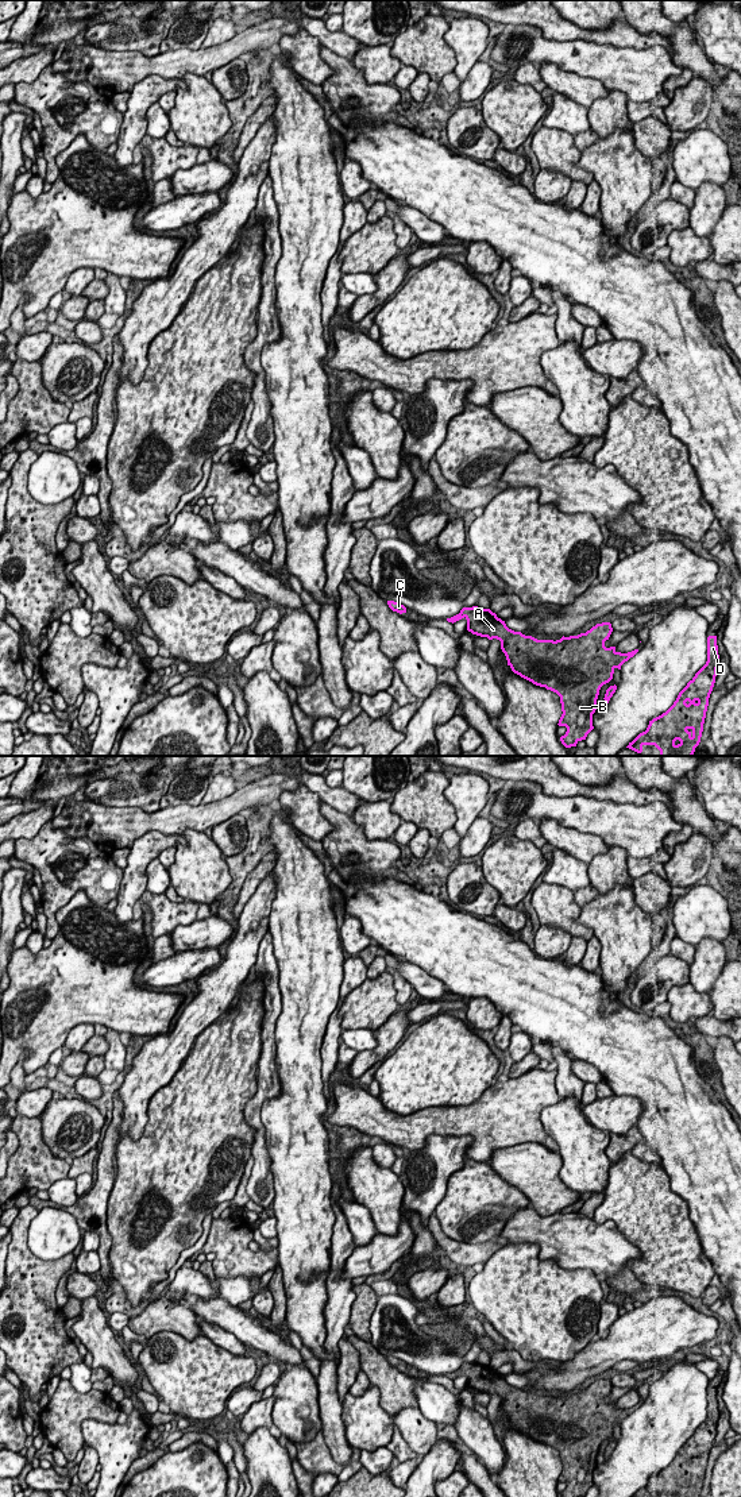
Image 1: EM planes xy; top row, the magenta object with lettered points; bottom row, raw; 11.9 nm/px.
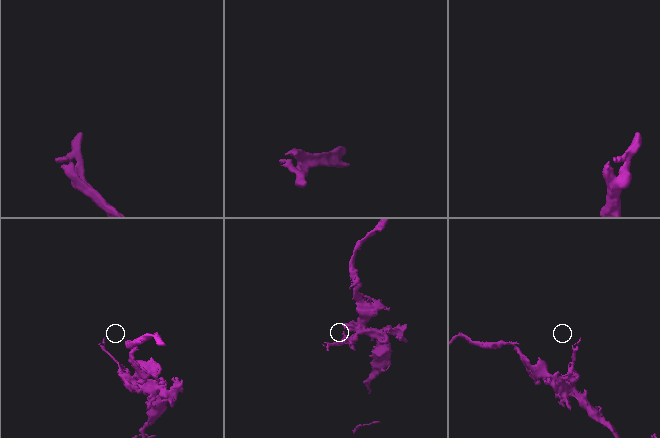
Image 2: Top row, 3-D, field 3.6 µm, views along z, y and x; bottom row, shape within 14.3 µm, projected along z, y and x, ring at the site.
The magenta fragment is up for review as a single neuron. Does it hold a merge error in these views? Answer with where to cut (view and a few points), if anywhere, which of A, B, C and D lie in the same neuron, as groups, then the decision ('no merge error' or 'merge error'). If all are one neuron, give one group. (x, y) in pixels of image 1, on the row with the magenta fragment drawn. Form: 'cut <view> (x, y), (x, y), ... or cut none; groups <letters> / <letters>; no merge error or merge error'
cut none; groups A B C D; no merge error

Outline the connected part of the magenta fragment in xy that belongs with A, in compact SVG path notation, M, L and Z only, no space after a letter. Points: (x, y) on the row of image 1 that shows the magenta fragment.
M463 607L447 621L454 624L462 618L467 620L467 630L472 634L501 641L501 649L514 674L560 697L563 714L557 725L567 728L560 737L566 748L586 740L594 729L593 714L601 687L613 679L615 668L621 670L638 652L621 653L615 647L605 647L613 632L610 622L553 641L509 629L490 609Z

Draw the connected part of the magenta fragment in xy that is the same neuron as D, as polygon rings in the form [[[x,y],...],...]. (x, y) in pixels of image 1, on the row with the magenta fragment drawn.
[[[709,636],[706,664],[679,692],[674,705],[649,721],[647,730],[626,748],[641,753],[644,745],[655,745],[660,756],[692,756],[701,742],[718,663],[717,636]]]

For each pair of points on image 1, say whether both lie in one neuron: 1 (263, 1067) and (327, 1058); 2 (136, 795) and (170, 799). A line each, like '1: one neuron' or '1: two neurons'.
1: two neurons
2: two neurons

